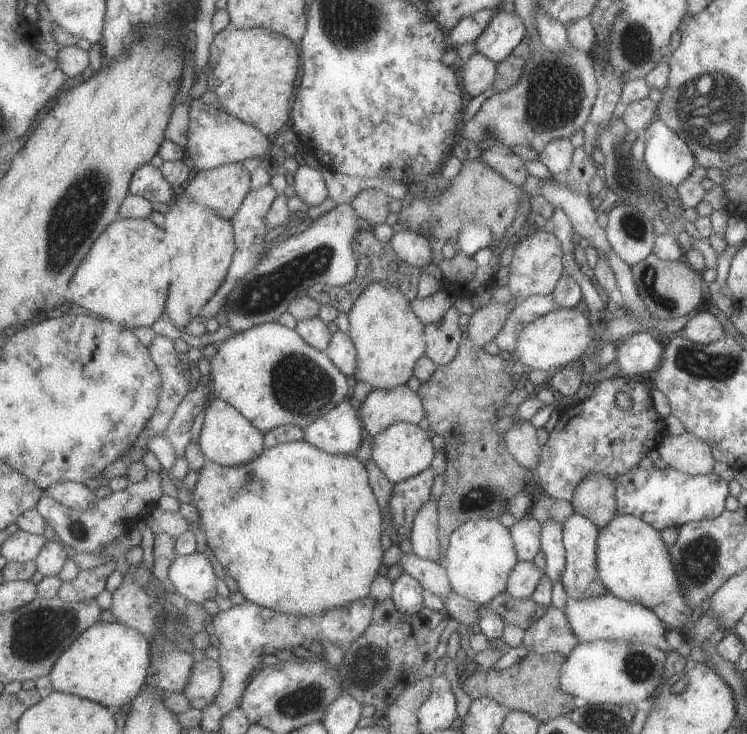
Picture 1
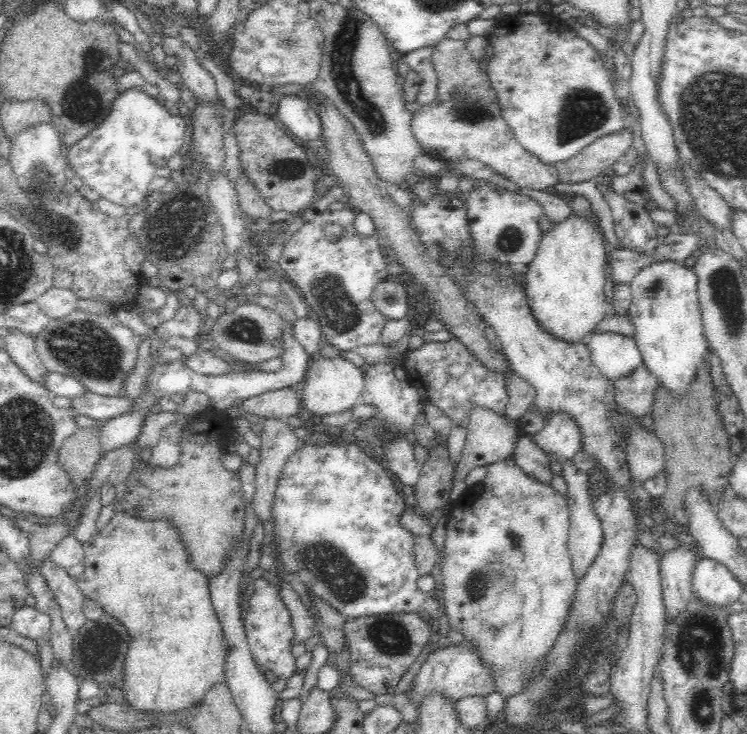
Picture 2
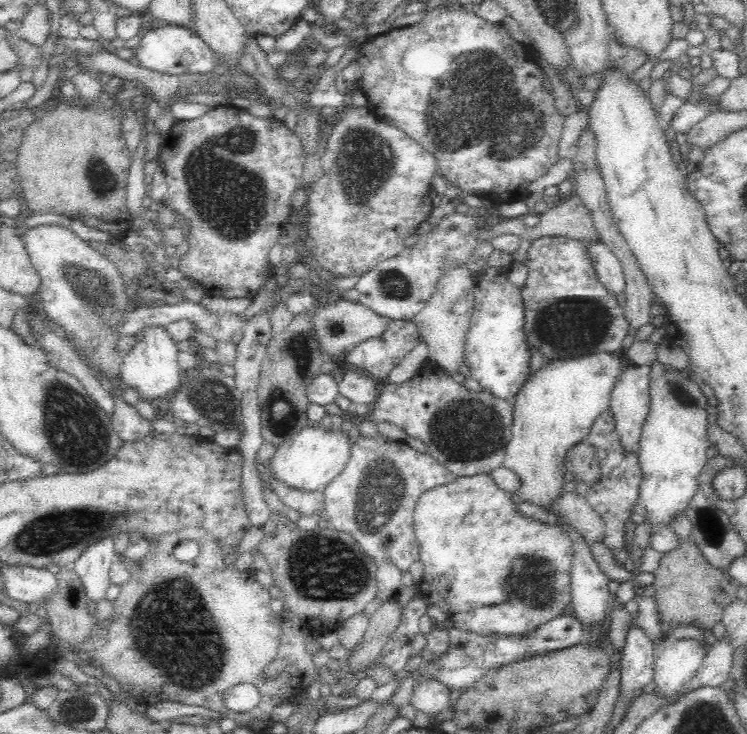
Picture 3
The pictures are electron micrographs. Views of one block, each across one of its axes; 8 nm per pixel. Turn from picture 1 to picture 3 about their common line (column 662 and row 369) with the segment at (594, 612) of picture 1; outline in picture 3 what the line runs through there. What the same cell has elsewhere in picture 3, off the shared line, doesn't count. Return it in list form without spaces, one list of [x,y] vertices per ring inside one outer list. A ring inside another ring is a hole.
[[[626,361],[619,381],[611,392],[609,408],[614,413],[616,433],[619,435],[620,445],[625,454],[639,454],[642,426],[650,414],[650,373],[651,365],[634,365]]]

